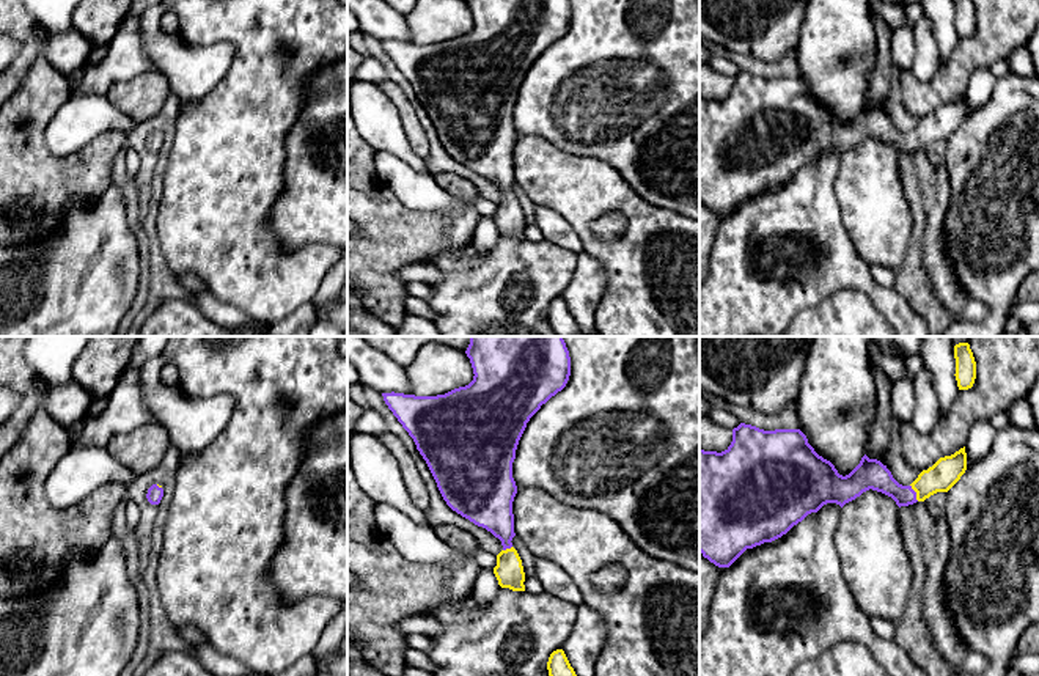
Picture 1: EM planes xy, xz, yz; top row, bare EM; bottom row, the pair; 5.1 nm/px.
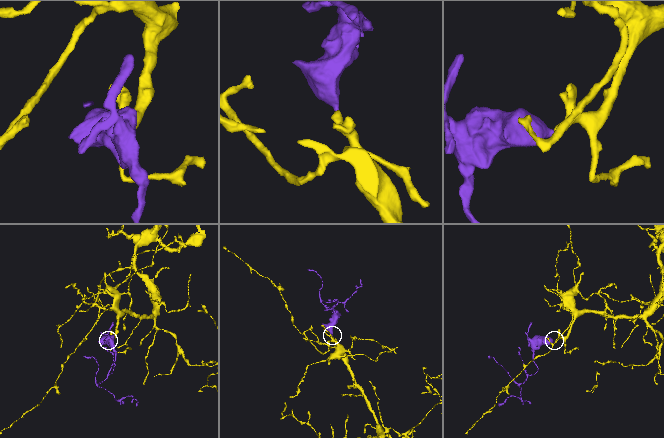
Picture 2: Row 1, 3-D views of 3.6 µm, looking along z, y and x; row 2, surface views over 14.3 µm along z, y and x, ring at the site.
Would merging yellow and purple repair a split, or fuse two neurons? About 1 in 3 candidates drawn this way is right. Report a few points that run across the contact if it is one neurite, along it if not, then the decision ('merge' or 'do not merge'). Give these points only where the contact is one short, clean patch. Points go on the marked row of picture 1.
line yz (947, 470), (915, 491), (895, 491), (870, 473); merge

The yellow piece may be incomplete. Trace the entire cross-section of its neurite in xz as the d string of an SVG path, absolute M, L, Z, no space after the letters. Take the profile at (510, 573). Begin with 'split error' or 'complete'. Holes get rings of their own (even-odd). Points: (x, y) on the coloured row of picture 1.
split error | M470 336L465 351L473 380L437 396L382 393L385 404L413 439L446 505L501 541L494 574L501 588L525 591L525 572L512 547L512 501L517 486L512 462L530 418L561 391L571 376L563 336Z

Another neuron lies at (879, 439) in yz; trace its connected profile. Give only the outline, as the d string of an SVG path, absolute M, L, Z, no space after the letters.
M871 363L871 371L877 385L877 418L868 439L865 454L869 459L877 459L885 465L887 446L890 443L890 434L894 421L890 401L893 380L877 363Z

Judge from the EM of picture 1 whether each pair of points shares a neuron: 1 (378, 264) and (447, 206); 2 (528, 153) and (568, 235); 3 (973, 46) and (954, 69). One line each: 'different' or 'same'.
1: different
2: different
3: same

